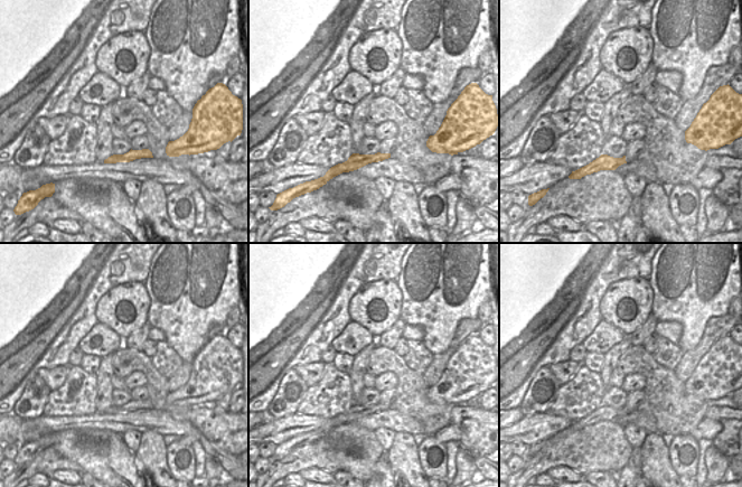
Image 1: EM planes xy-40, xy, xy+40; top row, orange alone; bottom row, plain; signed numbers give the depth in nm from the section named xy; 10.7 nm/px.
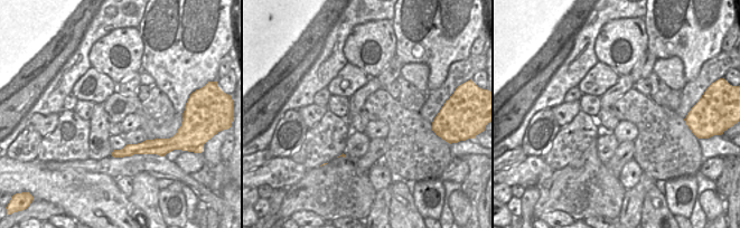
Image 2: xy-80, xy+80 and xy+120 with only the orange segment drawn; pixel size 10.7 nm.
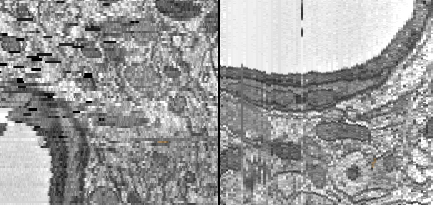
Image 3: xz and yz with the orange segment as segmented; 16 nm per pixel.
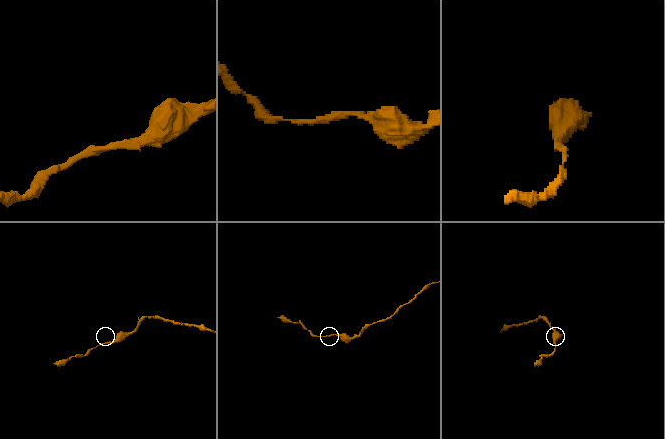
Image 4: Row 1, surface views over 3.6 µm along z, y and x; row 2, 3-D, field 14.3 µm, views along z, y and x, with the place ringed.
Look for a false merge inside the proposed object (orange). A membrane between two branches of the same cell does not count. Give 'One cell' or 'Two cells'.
One cell

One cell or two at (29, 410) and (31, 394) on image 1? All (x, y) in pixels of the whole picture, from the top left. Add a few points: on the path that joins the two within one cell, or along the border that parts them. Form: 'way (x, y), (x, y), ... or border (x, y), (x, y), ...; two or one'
way (31, 406), (31, 397); one

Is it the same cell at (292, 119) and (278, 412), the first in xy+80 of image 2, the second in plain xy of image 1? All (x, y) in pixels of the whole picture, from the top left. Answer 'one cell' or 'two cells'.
one cell

